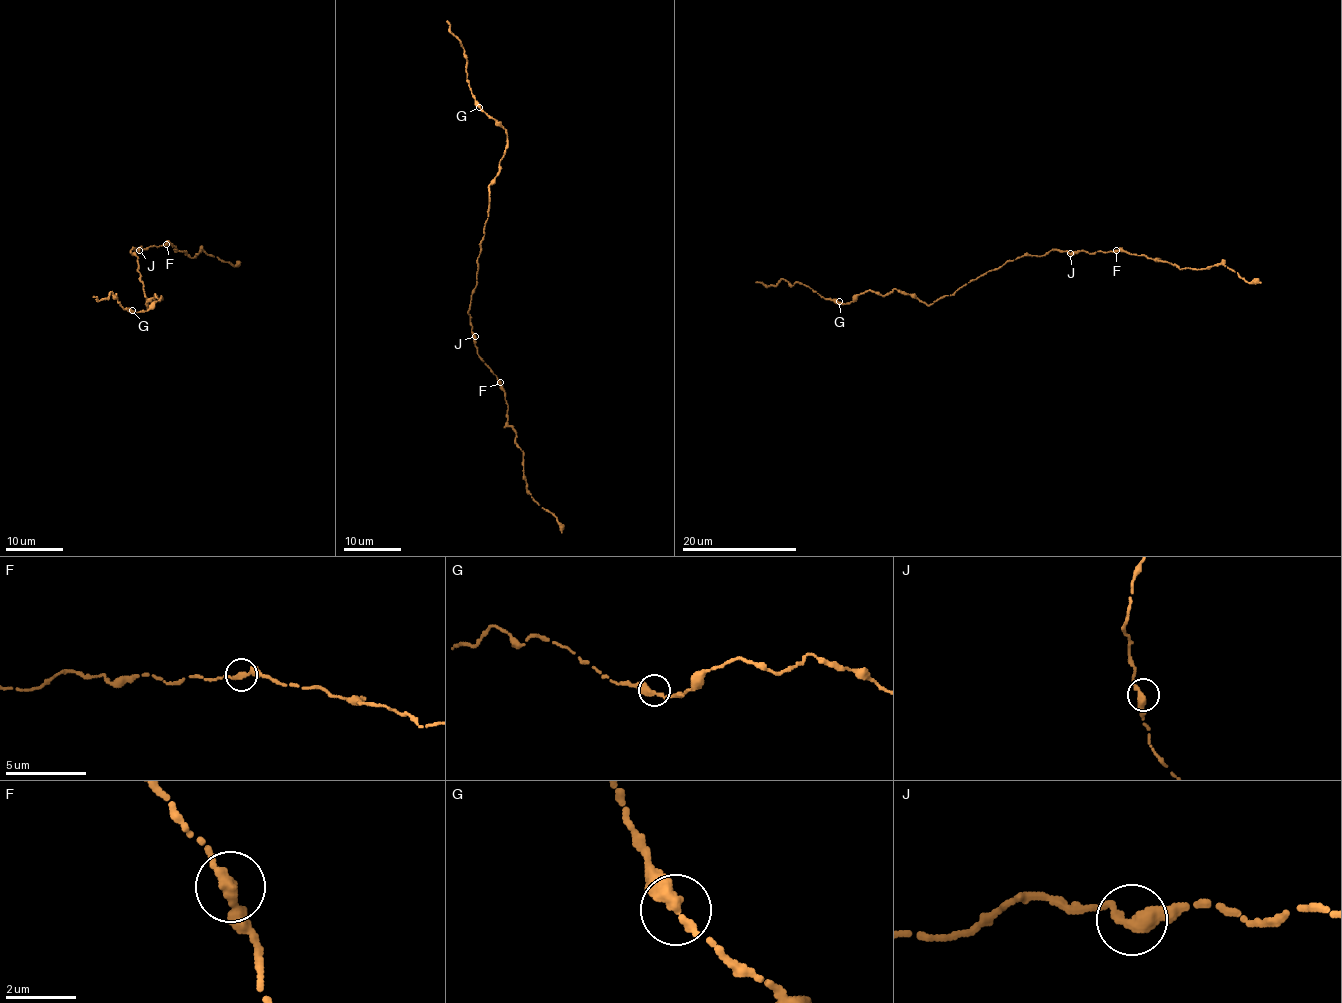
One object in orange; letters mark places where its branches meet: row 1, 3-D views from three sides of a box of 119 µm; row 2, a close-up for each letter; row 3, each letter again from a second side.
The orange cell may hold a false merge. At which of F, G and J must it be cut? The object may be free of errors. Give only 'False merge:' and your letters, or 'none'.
False merge: none

